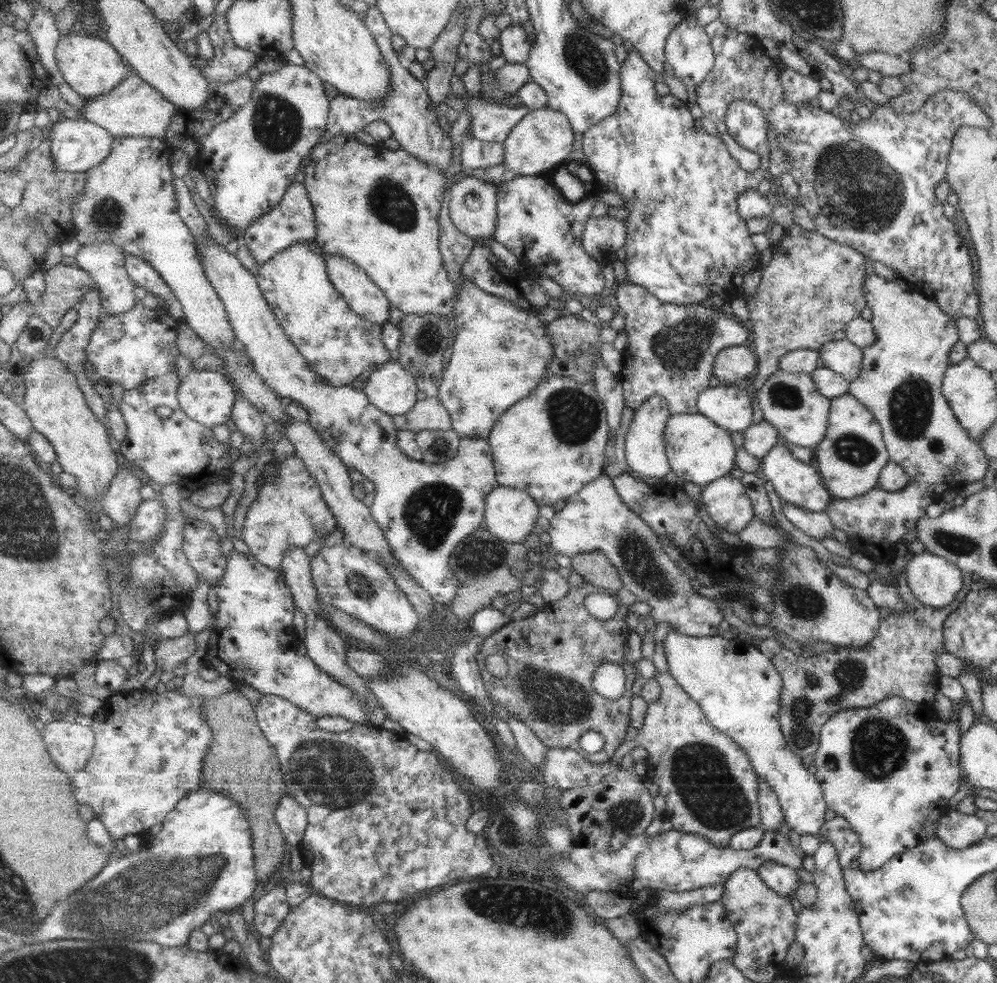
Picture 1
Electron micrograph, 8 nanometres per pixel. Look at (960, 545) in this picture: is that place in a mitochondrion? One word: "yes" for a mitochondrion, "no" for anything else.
yes

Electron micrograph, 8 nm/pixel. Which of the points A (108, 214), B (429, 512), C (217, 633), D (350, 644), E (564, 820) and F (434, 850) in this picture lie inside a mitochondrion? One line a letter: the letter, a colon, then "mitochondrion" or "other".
A: mitochondrion
B: mitochondrion
C: other
D: other
E: other
F: other

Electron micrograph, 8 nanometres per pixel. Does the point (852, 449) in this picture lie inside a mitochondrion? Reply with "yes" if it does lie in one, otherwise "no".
yes

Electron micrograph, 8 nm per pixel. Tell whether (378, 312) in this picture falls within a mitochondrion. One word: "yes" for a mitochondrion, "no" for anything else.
no

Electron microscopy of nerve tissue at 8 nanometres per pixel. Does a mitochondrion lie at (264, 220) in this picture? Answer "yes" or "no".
no

